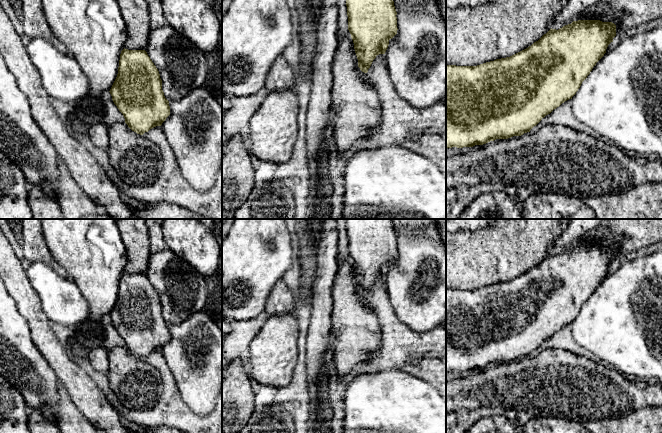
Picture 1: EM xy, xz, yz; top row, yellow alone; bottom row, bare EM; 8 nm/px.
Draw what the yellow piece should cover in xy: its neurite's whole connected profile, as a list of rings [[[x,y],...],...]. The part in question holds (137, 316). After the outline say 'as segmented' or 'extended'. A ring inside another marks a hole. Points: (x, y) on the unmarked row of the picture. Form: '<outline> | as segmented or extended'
[[[123,273],[117,301],[110,313],[128,351],[143,359],[170,339],[160,298],[145,274]]] | as segmented

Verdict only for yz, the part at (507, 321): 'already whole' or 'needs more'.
already whole

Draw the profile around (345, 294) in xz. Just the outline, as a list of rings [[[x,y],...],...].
[[[342,260],[332,288],[330,356],[340,377],[376,355],[382,345],[382,328],[358,291],[352,262]]]

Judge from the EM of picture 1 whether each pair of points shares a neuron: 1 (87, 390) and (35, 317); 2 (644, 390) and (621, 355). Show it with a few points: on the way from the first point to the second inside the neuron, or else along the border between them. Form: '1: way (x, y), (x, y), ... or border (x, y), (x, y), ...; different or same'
1: way (69, 372), (59, 361), (43, 335); same
2: border (614, 369), (627, 376), (644, 380); different

